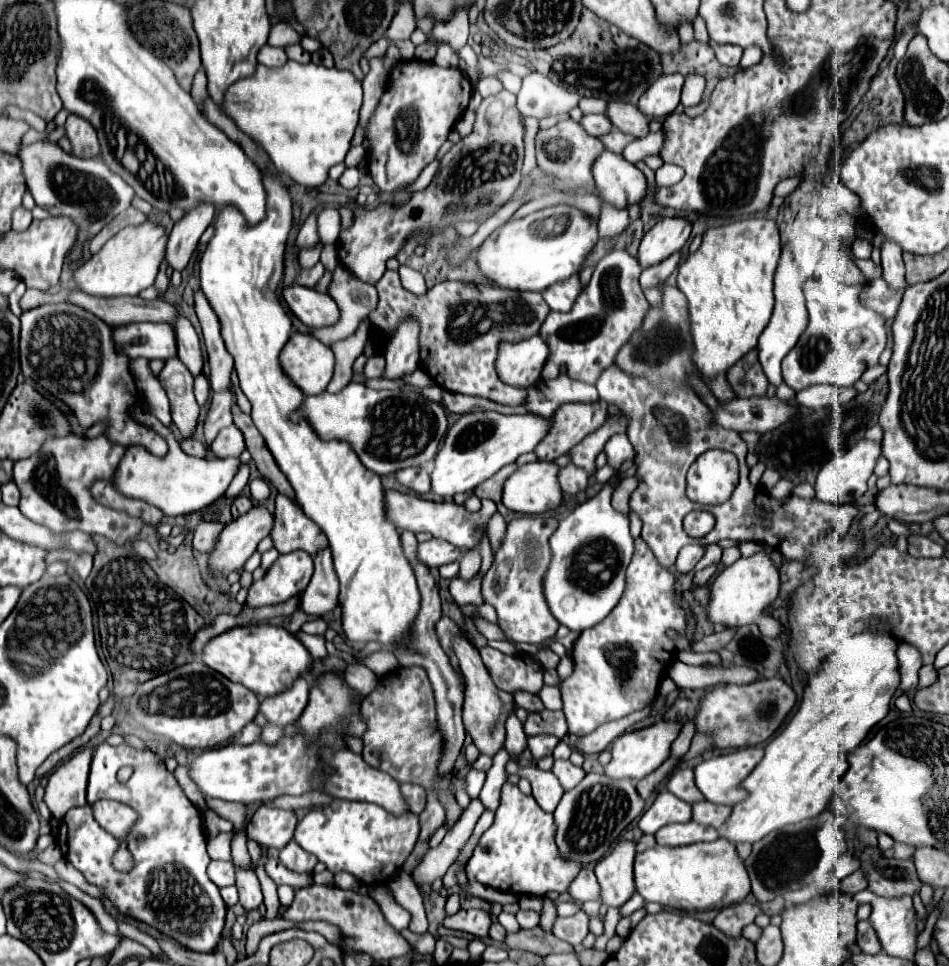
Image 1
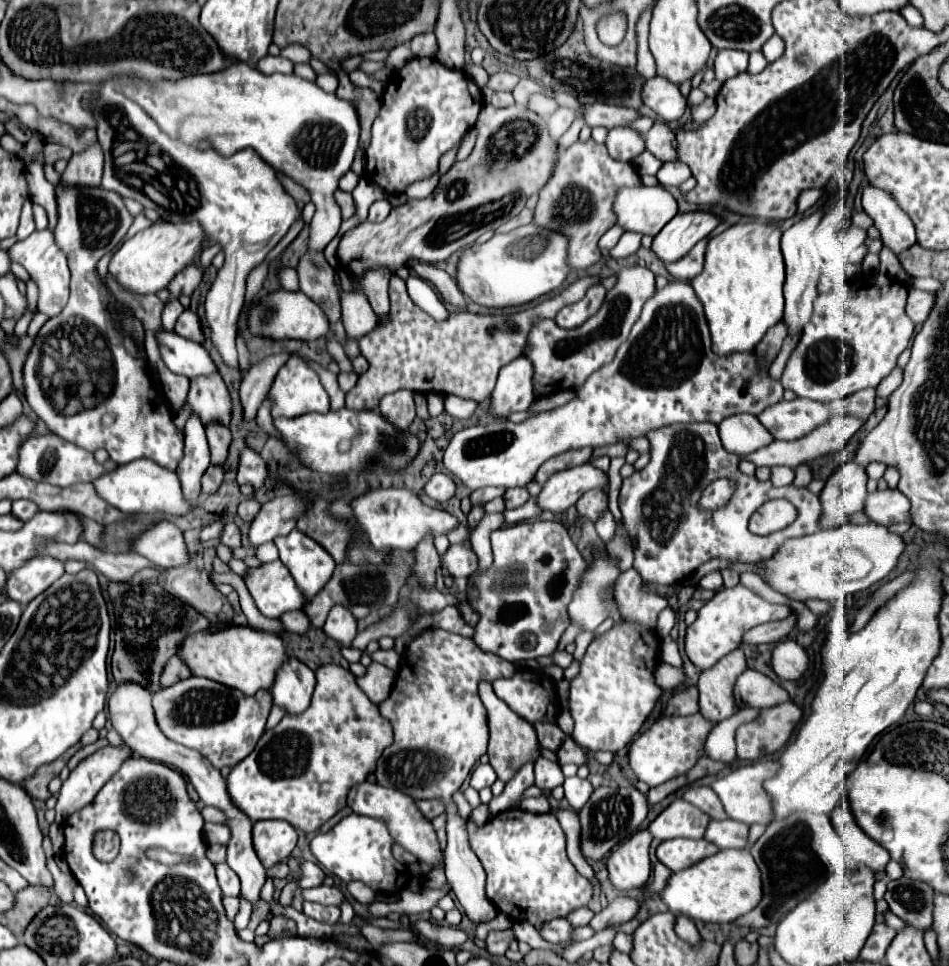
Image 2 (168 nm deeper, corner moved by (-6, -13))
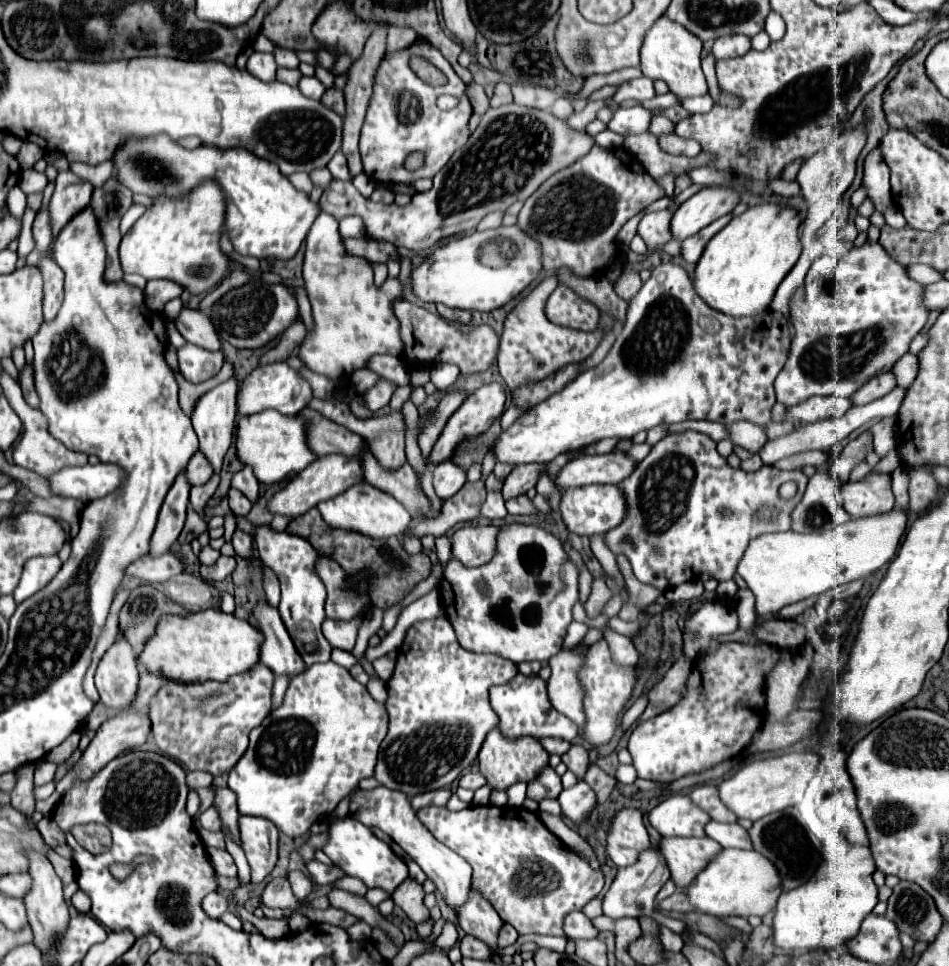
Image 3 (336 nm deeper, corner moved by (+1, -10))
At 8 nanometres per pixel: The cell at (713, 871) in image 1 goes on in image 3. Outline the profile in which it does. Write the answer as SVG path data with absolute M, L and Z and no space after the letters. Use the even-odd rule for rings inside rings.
M720 850L710 862L708 866L690 882L688 888L682 890L688 898L688 904L692 908L696 908L698 912L704 914L712 914L712 916L764 916L768 914L774 906L776 900L780 896L780 878L776 878L776 868L772 866L772 862L768 862L766 858L760 858L760 854L756 854L754 850Z

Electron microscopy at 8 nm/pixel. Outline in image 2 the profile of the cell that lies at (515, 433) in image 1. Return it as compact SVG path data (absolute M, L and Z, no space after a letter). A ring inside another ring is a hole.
M669 281L663 289L657 289L657 293L645 301L643 305L643 311L637 319L637 323L633 325L627 341L619 347L615 359L611 361L611 365L603 365L603 369L595 371L583 385L581 389L575 391L575 399L561 405L561 407L555 407L551 411L543 411L543 413L537 413L529 419L525 419L523 423L511 423L507 419L495 419L493 423L489 425L477 425L477 427L469 427L469 429L463 429L459 433L455 433L455 437L451 439L447 451L445 451L445 457L443 457L443 463L447 467L447 471L457 479L461 481L465 487L469 487L471 491L475 489L481 489L481 487L487 487L487 485L501 485L501 487L525 487L533 475L537 473L537 469L541 467L541 463L545 463L547 459L555 457L555 455L561 455L565 451L571 451L571 449L583 449L583 447L591 447L591 449L599 449L599 447L607 447L607 445L613 445L613 443L625 443L625 441L631 441L631 439L637 439L637 437L643 437L647 435L651 429L661 429L663 425L671 425L671 423L693 423L693 421L711 421L715 425L719 425L723 419L731 417L731 415L737 415L737 413L751 413L751 415L759 415L763 409L779 403L783 399L783 385L781 381L775 381L771 379L769 375L769 369L767 373L757 373L759 371L759 361L755 361L755 351L751 353L729 353L727 357L719 357L717 353L713 353L713 345L711 345L711 335L709 335L709 329L707 329L707 319L703 317L703 305L699 305L699 299L695 297L695 291L691 289L691 285L687 281Z

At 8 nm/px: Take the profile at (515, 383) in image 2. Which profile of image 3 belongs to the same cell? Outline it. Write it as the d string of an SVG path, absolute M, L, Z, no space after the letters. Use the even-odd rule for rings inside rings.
M498 382L482 386L468 396L448 420L444 434L440 434L440 442L436 442L436 450L432 452L432 464L448 460L464 436L476 436L488 430L488 426L502 416L506 398L506 390Z

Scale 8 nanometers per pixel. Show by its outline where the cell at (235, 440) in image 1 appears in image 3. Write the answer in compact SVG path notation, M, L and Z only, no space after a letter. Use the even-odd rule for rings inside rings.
M244 466L240 472L234 474L232 486L236 490L240 490L242 494L246 494L252 502L256 502L256 498L258 498L258 478L252 474L250 466Z

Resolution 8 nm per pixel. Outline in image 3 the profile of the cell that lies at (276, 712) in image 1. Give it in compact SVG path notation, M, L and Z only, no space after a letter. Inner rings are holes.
M260 602L254 614L260 622L260 632L264 634L264 646L260 648L260 662L268 666L276 676L294 678L302 674L306 670L306 664L296 652L294 642L288 636L278 610Z

